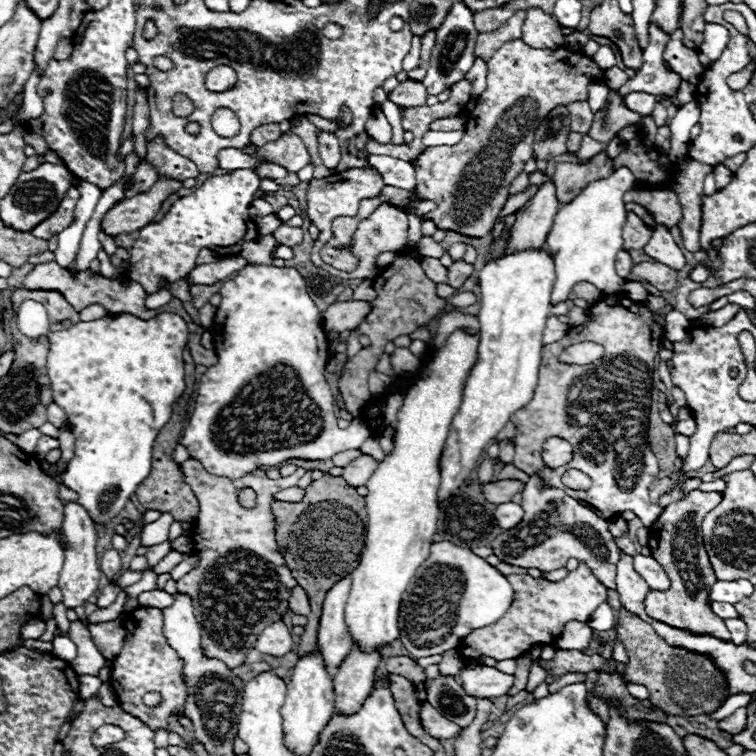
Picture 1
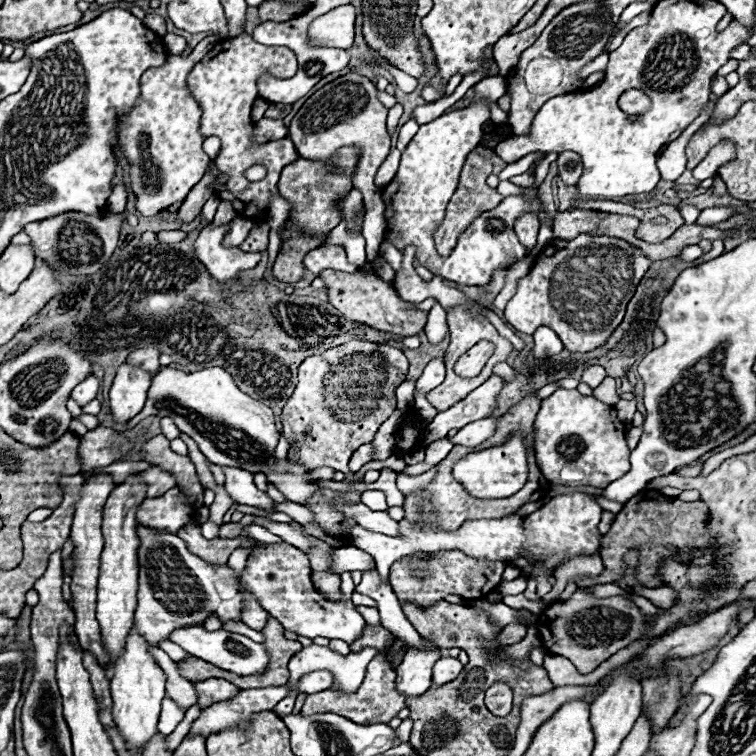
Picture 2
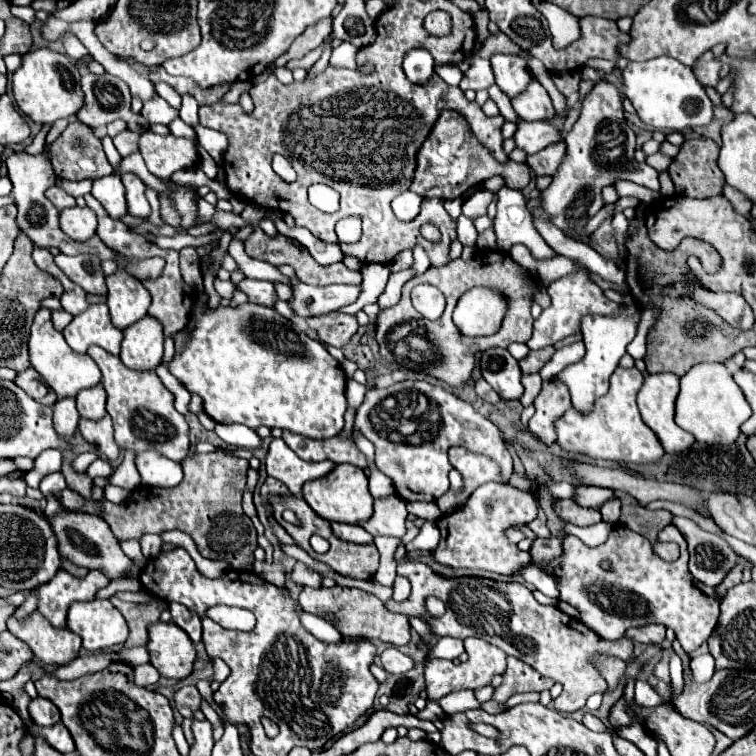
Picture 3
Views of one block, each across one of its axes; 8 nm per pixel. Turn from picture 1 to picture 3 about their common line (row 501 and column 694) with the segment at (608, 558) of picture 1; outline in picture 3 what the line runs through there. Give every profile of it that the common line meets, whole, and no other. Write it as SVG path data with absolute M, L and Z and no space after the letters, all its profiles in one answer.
M676 516L672 524L676 524L676 528L688 540L688 566L692 576L706 586L720 584L728 570L736 564L736 552L720 536L702 530L696 522L688 518Z

